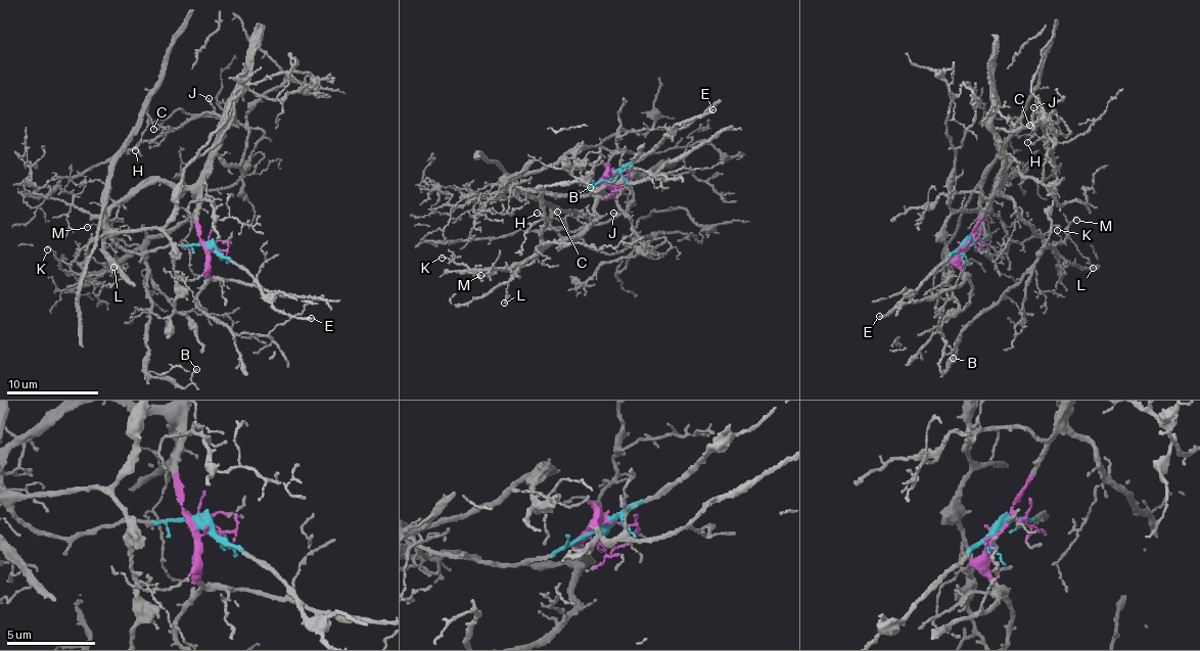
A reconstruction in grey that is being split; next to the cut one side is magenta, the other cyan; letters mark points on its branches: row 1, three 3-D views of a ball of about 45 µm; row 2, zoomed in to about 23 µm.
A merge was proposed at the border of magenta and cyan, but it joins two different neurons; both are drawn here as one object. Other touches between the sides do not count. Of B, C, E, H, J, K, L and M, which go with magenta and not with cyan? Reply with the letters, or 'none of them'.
B, J, K, L, M

